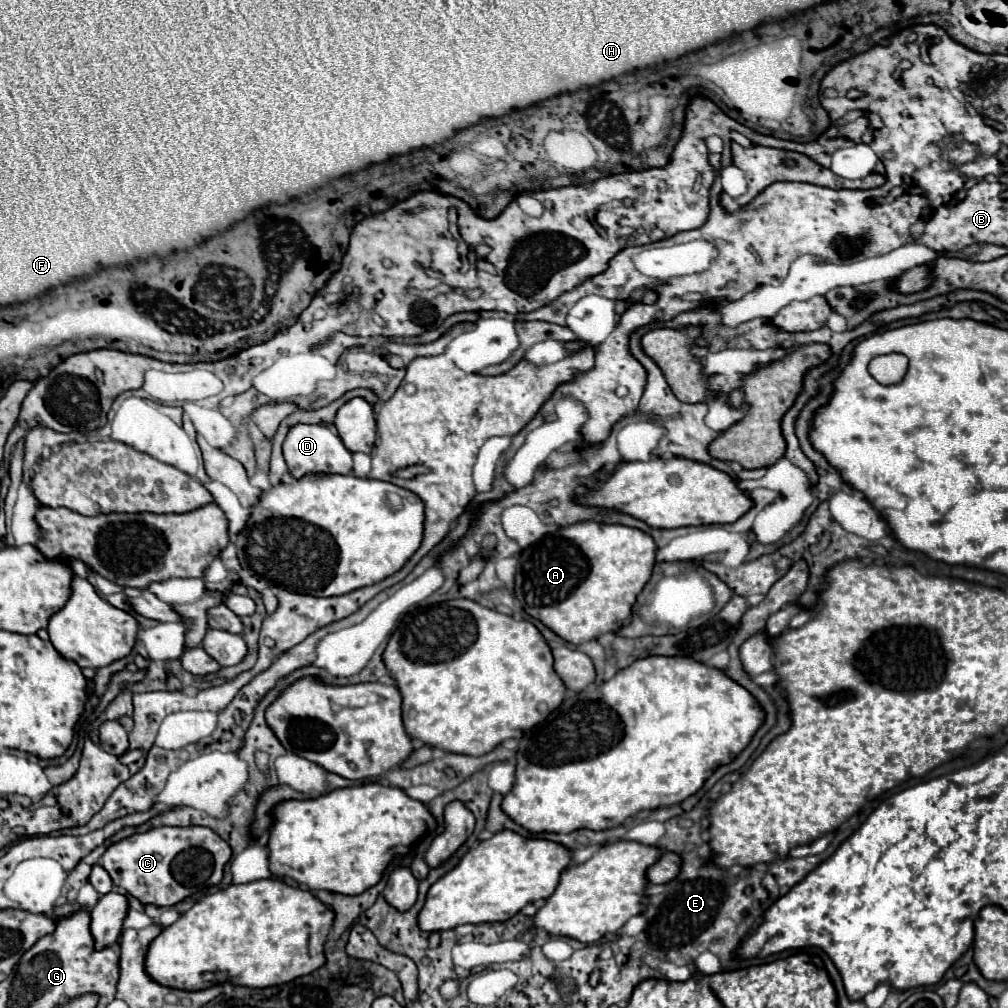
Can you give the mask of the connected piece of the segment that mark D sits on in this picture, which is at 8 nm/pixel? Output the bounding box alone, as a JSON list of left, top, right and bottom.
[283,424,353,480]

